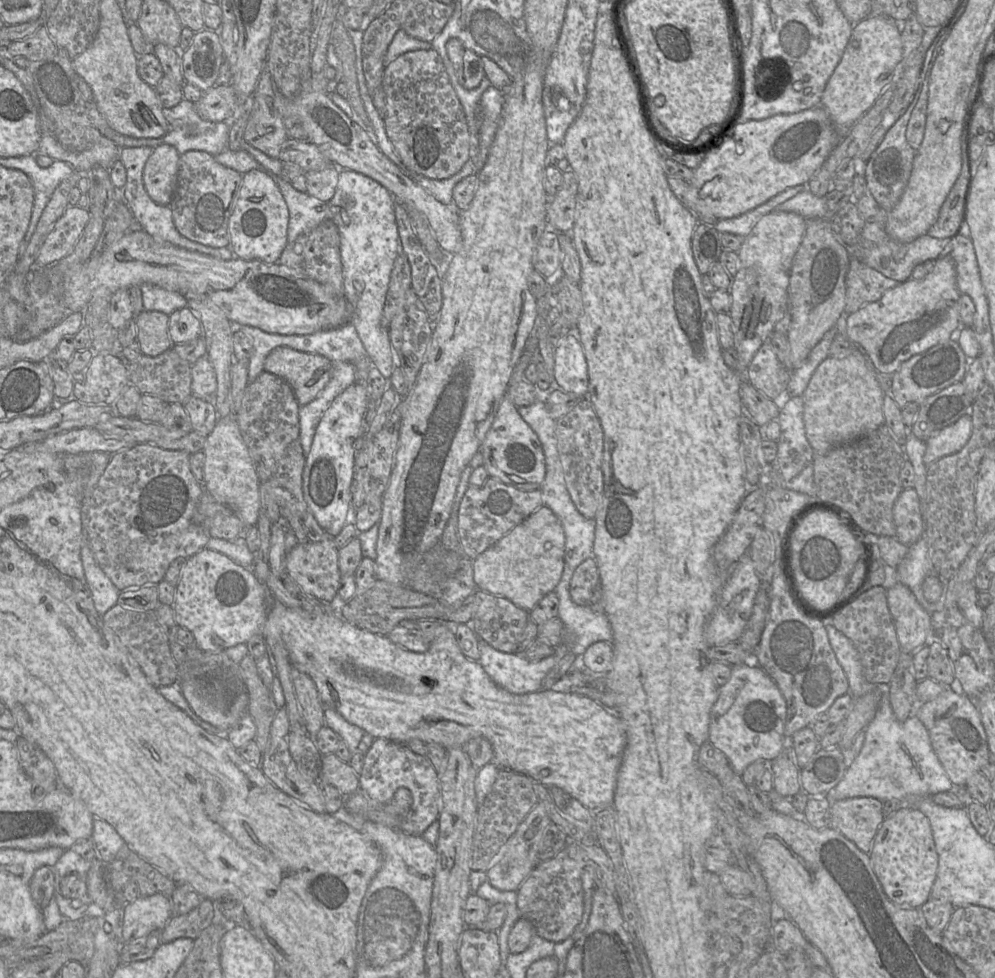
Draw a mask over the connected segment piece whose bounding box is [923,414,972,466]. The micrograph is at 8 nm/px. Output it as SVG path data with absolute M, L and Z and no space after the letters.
M965 414L955 423L942 429L937 435L927 440L923 462L926 466L938 459L960 451L971 435L971 416Z

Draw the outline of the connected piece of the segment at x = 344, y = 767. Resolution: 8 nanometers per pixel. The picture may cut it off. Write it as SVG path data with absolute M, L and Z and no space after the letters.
M334 753L322 755L319 779L335 786L344 796L360 788L359 776L349 763L341 761Z

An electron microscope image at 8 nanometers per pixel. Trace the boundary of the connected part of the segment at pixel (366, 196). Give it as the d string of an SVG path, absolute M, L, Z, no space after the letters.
M340 169L339 180L334 196L329 201L322 201L309 195L307 192L296 190L291 181L284 180L280 175L270 173L272 179L278 185L289 210L289 222L287 229L288 242L294 241L298 236L312 230L325 220L332 220L339 230L340 254L343 268L344 296L350 307L350 321L342 326L317 331L307 335L281 335L265 332L259 328L247 325L234 325L252 340L253 352L248 365L248 383L253 382L264 371L264 361L269 353L279 346L287 346L294 350L319 354L332 363L332 375L325 388L310 403L299 408L300 443L303 454L306 457L311 449L317 426L324 412L329 408L333 400L346 388L356 382L355 365L362 359L371 359L374 366L369 371L366 386L368 398L371 401L380 401L385 390L389 386L389 379L396 366L399 366L399 358L393 350L389 338L389 329L382 325L383 308L389 287L390 276L394 261L400 253L400 240L395 217L396 200L393 195L380 183L352 170Z

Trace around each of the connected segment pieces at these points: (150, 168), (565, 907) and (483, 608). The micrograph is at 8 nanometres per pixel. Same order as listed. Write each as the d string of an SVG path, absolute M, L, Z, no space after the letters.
M171 145L153 149L143 170L143 184L150 198L158 205L169 205L176 187L180 154Z
M568 840L552 859L539 862L517 890L517 908L520 917L528 919L536 935L558 943L571 936L583 915L582 872L587 865L585 851Z
M476 589L476 612L466 624L493 648L517 653L519 637L529 619L529 612L508 600Z

